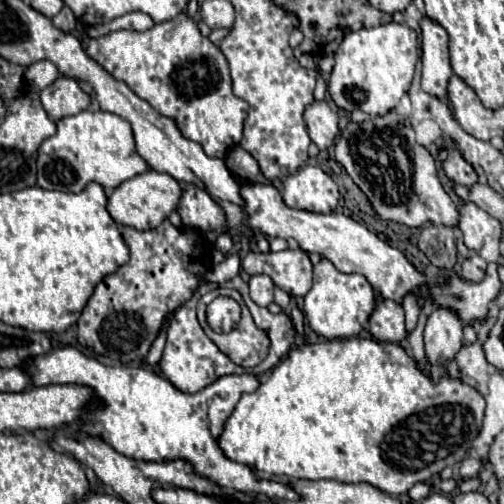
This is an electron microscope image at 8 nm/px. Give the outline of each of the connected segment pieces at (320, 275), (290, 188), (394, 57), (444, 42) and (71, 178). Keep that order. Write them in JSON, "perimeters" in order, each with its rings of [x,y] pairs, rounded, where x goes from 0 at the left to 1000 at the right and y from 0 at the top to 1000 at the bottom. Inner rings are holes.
{"perimeters":[[[[639,514],[623,530],[623,565],[603,589],[603,625],[623,661],[647,673],[710,669],[742,617],[746,585],[722,546],[675,542],[651,514]]],[[[603,327],[560,363],[560,391],[571,411],[655,423],[671,407],[671,367],[623,327]]],[[[766,46],[738,58],[690,65],[667,101],[667,129],[651,157],[651,185],[659,200],[698,224],[714,216],[734,232],[770,224],[810,185],[829,109],[829,73],[810,50]]],[[[853,34],[833,42],[837,54],[837,177],[869,196],[885,196],[885,169],[897,149],[889,121],[889,65]]],[[[171,216],[171,220],[159,220],[155,228],[115,236],[111,240],[111,264],[103,272],[95,272],[91,280],[83,280],[83,288],[75,292],[71,331],[75,331],[75,363],[71,363],[75,371],[115,375],[115,379],[131,379],[131,383],[159,383],[171,371],[171,363],[179,363],[179,359],[202,367],[206,379],[218,383],[242,359],[262,355],[262,351],[270,351],[294,335],[290,319],[270,304],[258,244],[246,240],[242,232],[226,228],[226,224],[210,224],[210,220],[194,220],[194,216],[190,220]]]]}

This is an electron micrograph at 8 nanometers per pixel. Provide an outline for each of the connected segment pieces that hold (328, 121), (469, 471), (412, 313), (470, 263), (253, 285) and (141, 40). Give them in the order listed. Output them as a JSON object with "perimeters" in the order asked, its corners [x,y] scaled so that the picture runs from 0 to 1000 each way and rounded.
{"perimeters":[[[[627,200],[603,220],[603,240],[611,252],[611,264],[619,264],[619,284],[631,288],[631,296],[647,300],[663,292],[663,280],[671,276],[671,228],[655,216],[647,200]]],[[[929,907],[913,923],[913,942],[917,942],[917,950],[933,950],[933,946],[944,946],[952,938],[952,931],[956,931],[956,915]]],[[[810,585],[802,593],[798,609],[802,609],[802,621],[806,621],[806,657],[817,661],[821,649],[825,649],[825,641],[829,641],[829,625],[833,625],[833,609],[829,609],[825,589],[821,585]]],[[[937,506],[929,514],[921,514],[917,522],[917,546],[929,558],[956,558],[960,542],[964,542],[964,518],[952,506]]],[[[500,546],[496,558],[496,589],[508,605],[520,605],[520,609],[532,609],[540,597],[544,597],[544,585],[540,585],[540,573],[544,573],[544,562],[532,546]]],[[[369,26],[286,65],[226,62],[179,77],[171,105],[226,157],[246,161],[278,196],[298,204],[306,220],[345,236],[357,264],[397,284],[413,312],[444,315],[476,284],[492,208],[460,185],[452,121],[437,93],[401,73],[389,42]]]]}

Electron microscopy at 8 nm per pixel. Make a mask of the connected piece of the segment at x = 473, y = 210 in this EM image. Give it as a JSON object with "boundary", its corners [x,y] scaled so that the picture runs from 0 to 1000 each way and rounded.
{"boundary":[[[921,403],[913,411],[913,458],[921,462],[921,482],[929,494],[952,498],[964,474],[992,474],[996,446],[988,435],[972,431],[960,415],[940,403]]]}

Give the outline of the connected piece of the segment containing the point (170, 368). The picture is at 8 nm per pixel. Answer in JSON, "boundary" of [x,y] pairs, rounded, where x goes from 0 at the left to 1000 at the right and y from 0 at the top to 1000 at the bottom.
{"boundary":[[[407,562],[397,567],[385,587],[369,601],[361,605],[341,637],[337,637],[337,649],[333,649],[333,673],[329,673],[329,692],[325,692],[325,704],[321,704],[321,716],[317,716],[317,732],[325,740],[325,748],[345,764],[353,768],[357,776],[365,780],[389,780],[397,772],[405,772],[409,764],[425,760],[433,748],[440,744],[456,744],[456,740],[488,740],[484,728],[476,724],[464,724],[452,704],[444,704],[413,669],[409,661],[401,657],[393,633],[389,633],[389,597],[399,587],[427,573],[427,562]]]}

